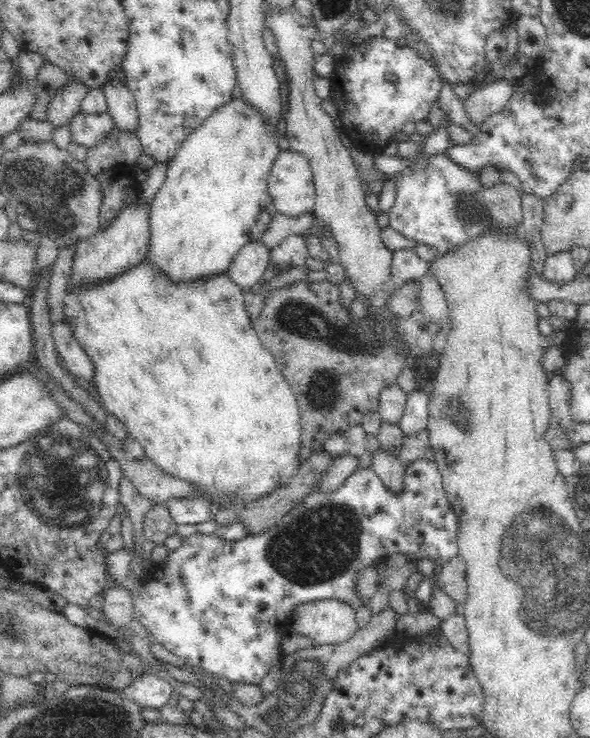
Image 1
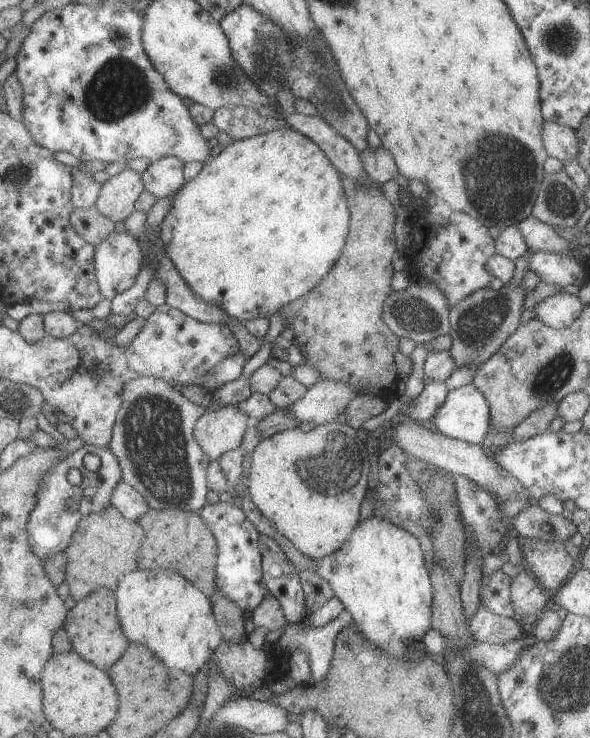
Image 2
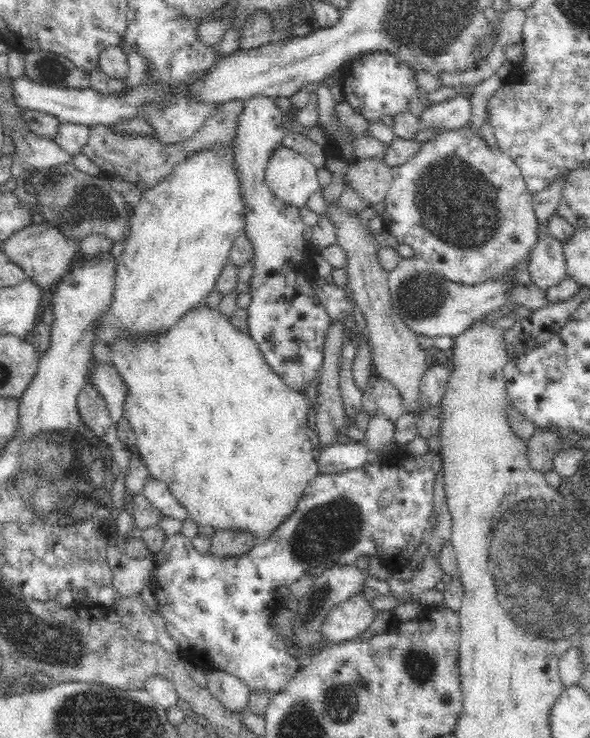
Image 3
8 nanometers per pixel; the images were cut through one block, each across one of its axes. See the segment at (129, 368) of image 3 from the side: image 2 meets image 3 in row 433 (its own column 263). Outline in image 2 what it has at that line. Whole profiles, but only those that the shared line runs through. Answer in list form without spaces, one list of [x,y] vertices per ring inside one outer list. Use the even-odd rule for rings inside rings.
[[[293,127],[278,129],[268,134],[242,139],[237,142],[234,141],[223,149],[219,156],[208,160],[201,172],[187,182],[179,193],[175,194],[174,206],[167,214],[165,221],[160,225],[162,238],[166,245],[166,254],[173,260],[175,267],[182,273],[183,279],[191,286],[191,289],[206,302],[216,303],[231,317],[242,323],[259,318],[269,318],[276,311],[279,312],[283,306],[306,296],[311,290],[314,290],[343,255],[343,250],[350,236],[352,220],[343,180],[343,174],[331,163],[321,146]]]

